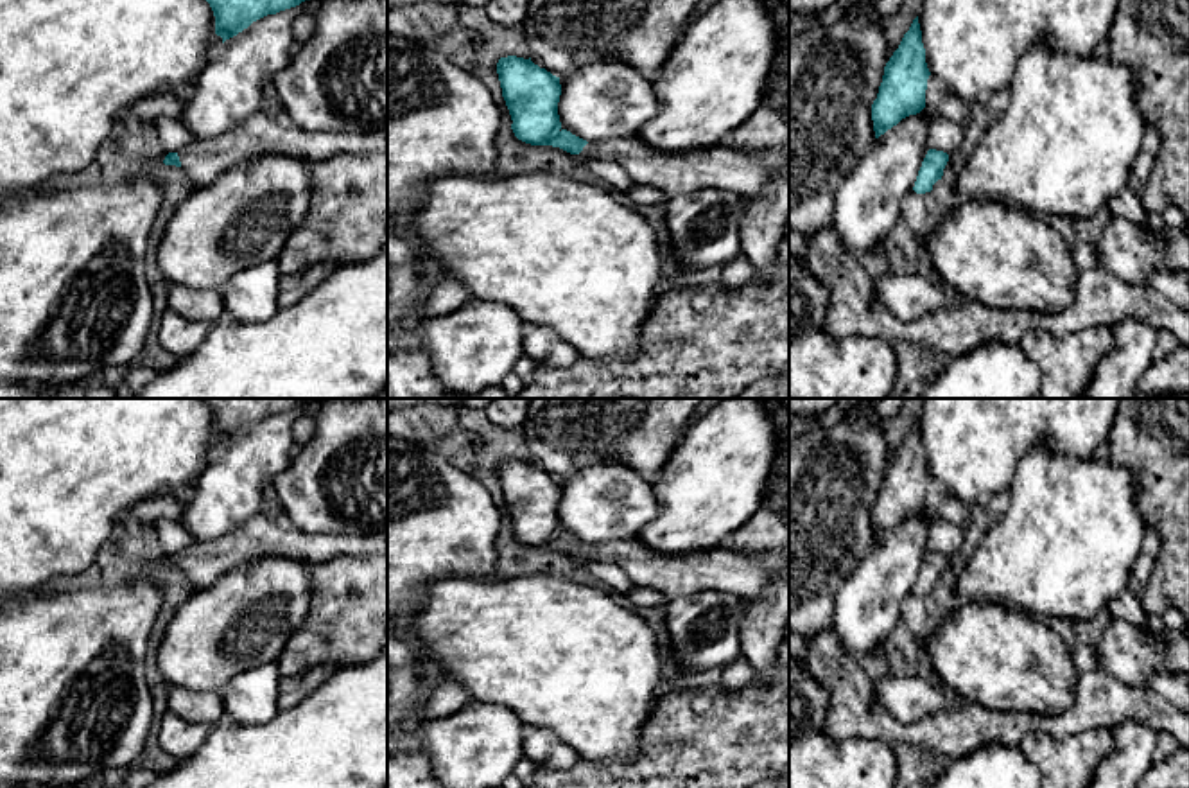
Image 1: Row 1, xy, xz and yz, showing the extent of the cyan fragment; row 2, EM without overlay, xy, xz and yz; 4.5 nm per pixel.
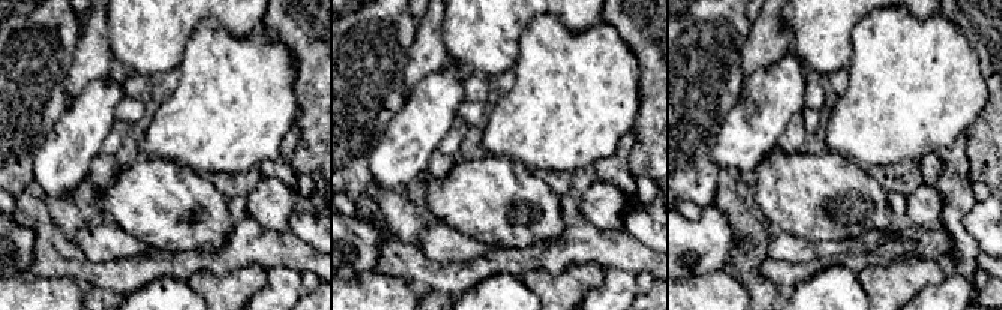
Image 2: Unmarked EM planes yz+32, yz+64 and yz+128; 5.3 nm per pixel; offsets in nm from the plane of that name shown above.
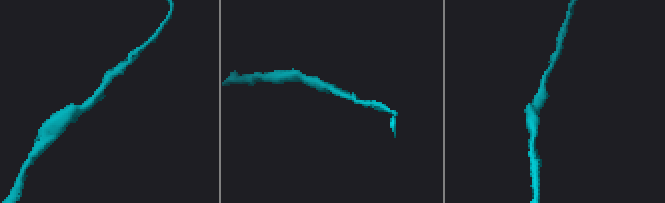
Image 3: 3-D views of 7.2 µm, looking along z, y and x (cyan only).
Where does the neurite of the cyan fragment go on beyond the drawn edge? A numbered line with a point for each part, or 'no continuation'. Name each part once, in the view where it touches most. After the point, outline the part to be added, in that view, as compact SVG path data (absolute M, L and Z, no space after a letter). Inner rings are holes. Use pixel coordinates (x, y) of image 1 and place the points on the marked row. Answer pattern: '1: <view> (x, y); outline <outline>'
1: xy (201, 162); outline M260 111L221 138L192 142L178 156L181 176L203 188L219 174L264 154L289 154L317 163L344 153L384 151L387 151L387 135L380 131L303 131L278 126Z

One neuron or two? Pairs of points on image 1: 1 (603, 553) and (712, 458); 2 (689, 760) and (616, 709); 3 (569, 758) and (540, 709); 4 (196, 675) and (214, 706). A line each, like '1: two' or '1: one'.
1: two
2: two
3: two
4: two

